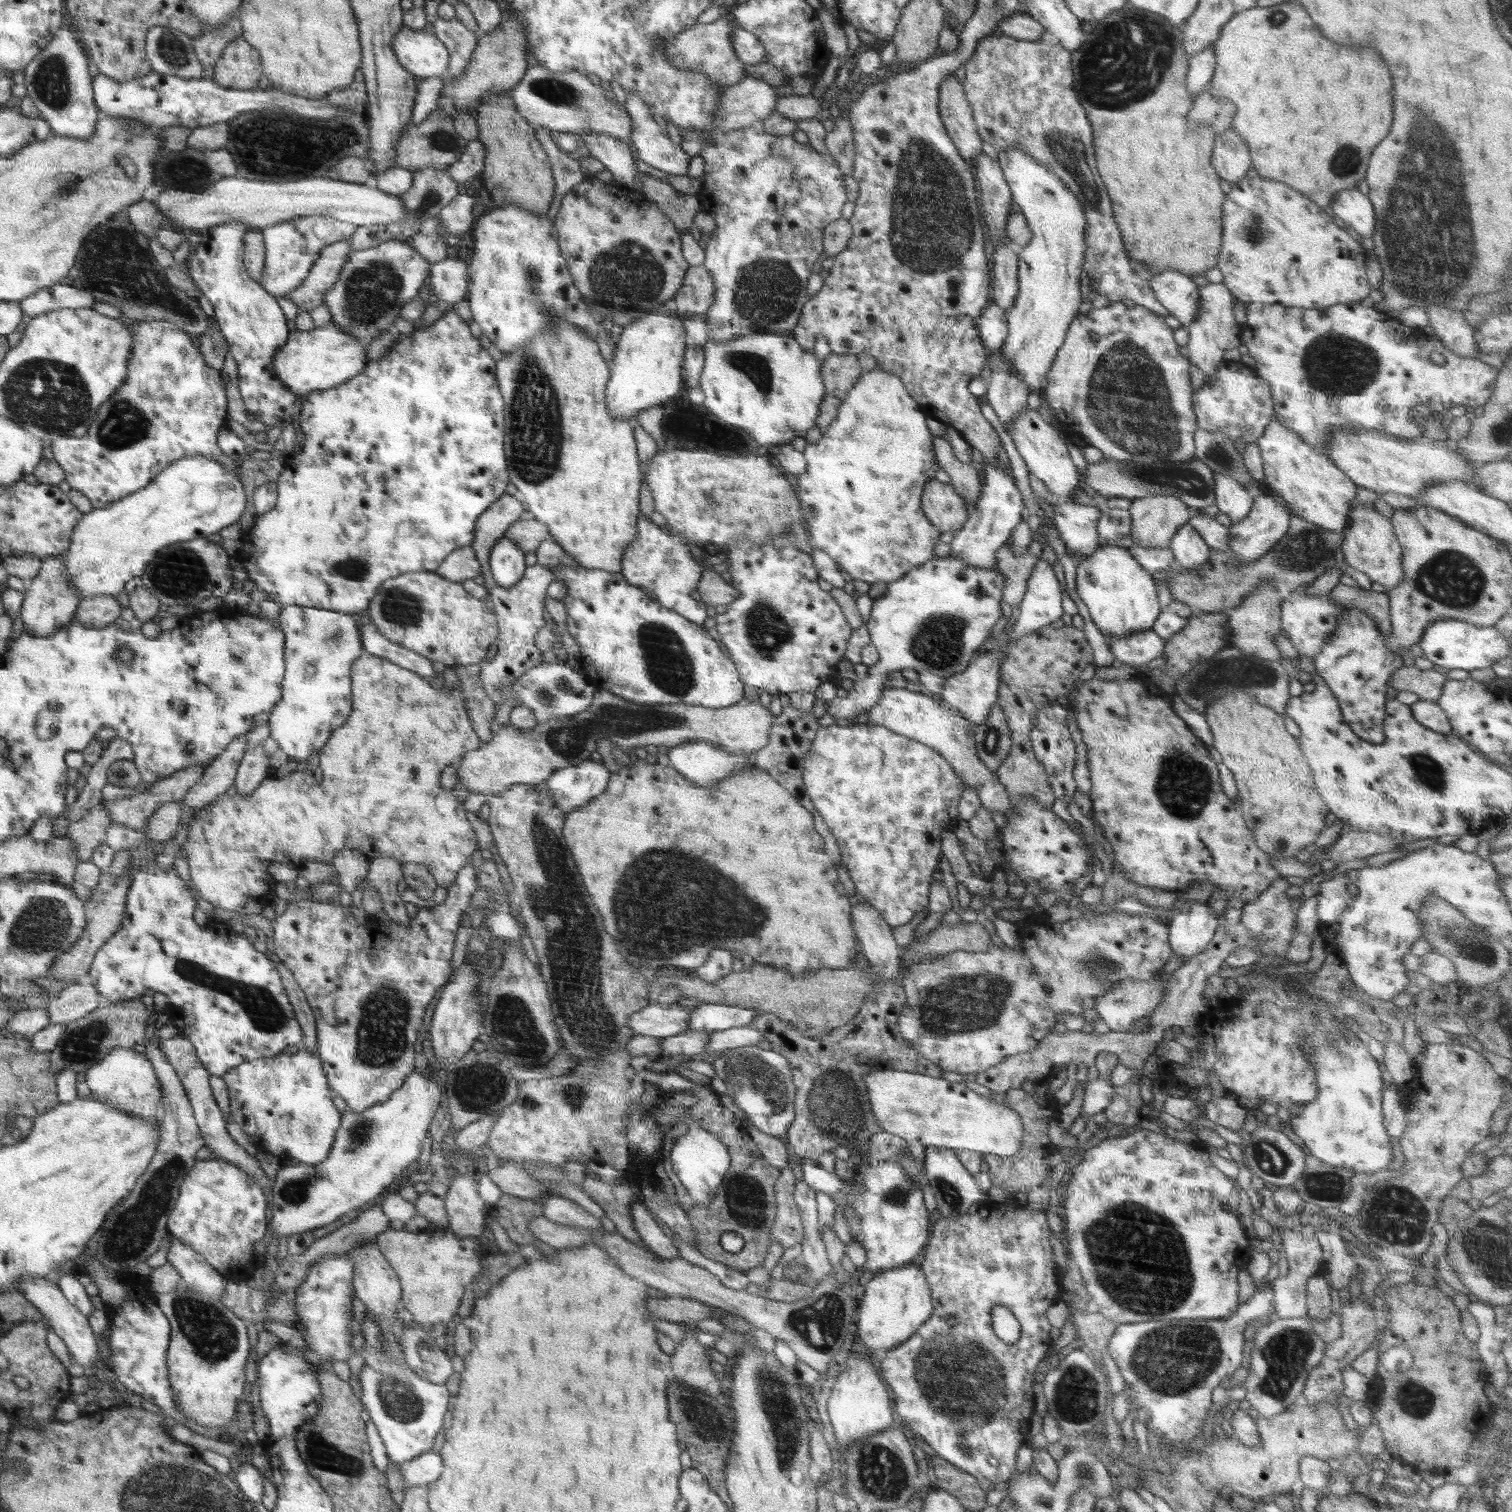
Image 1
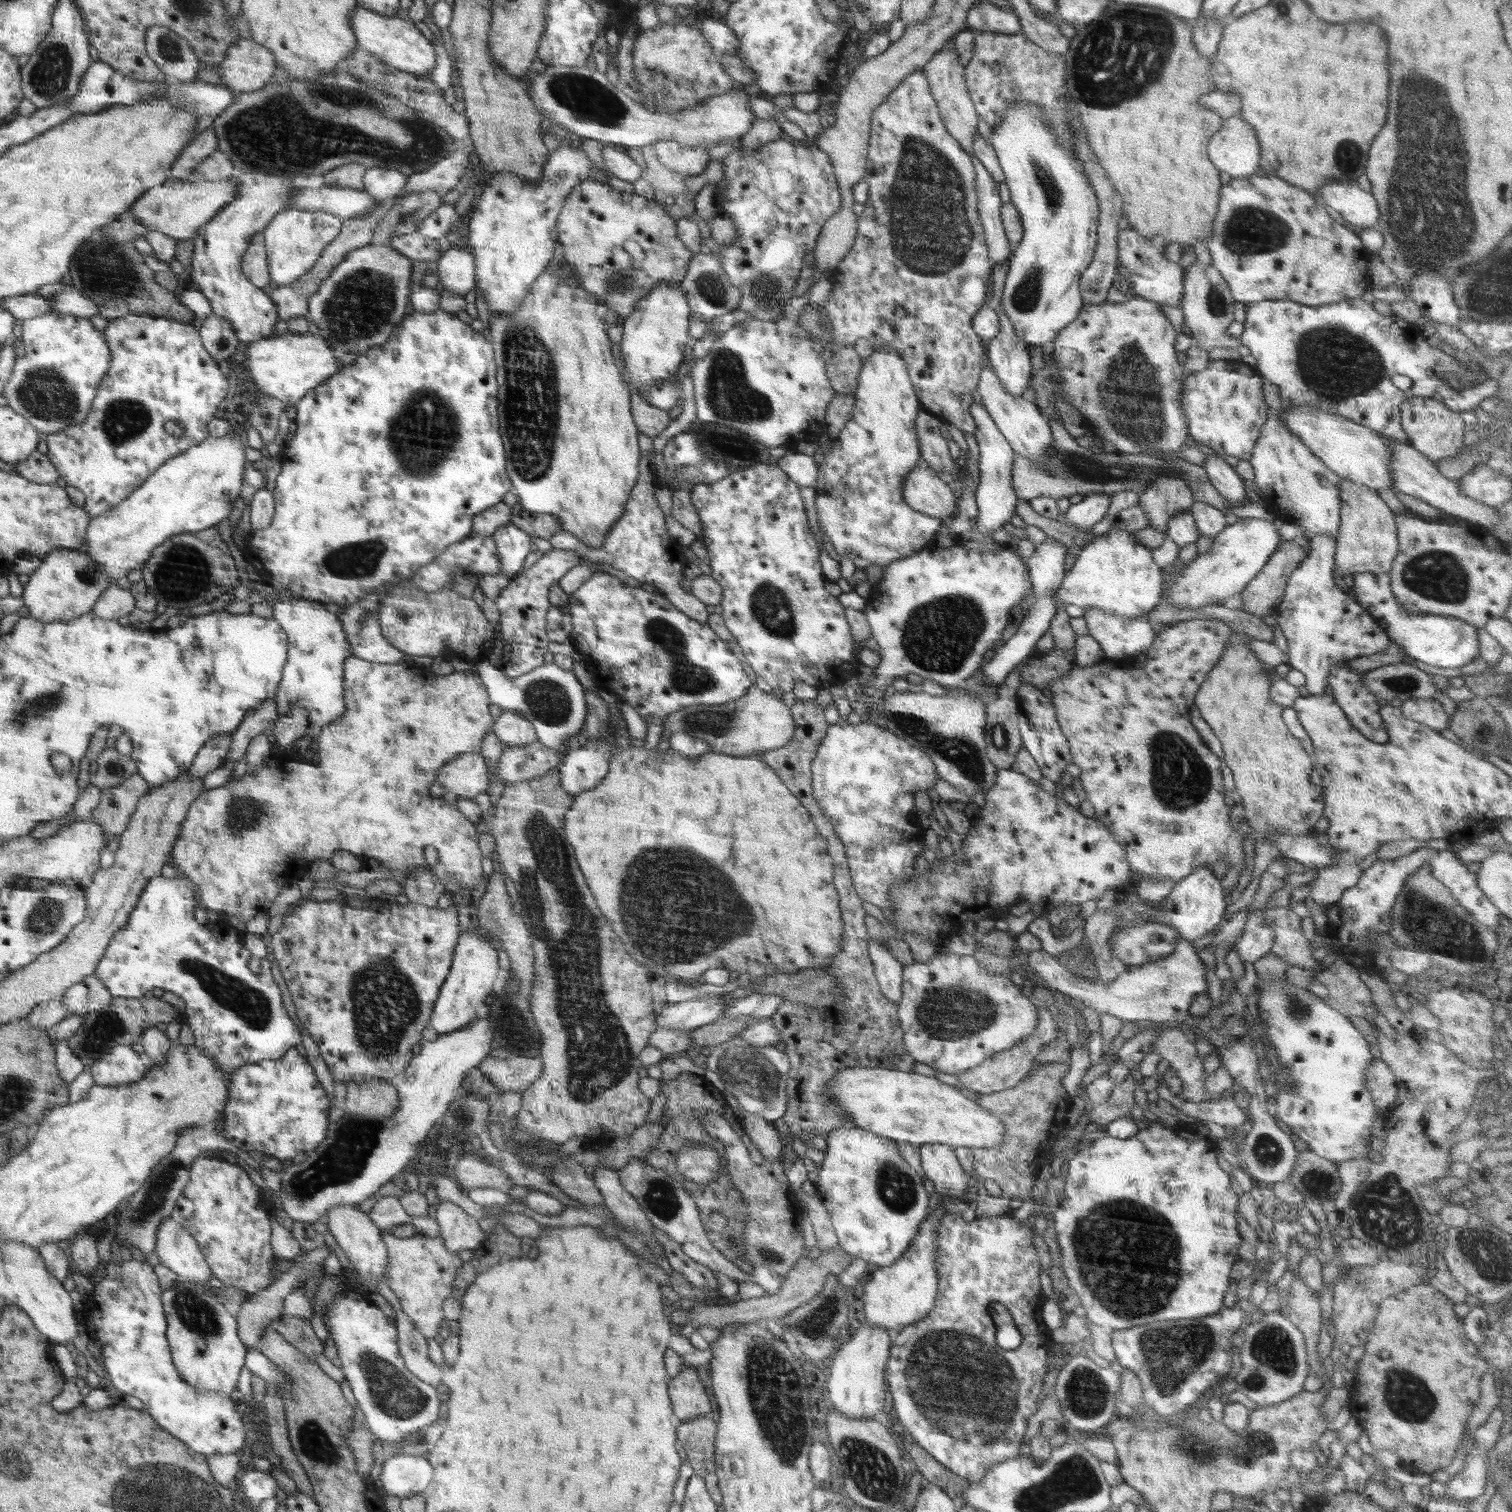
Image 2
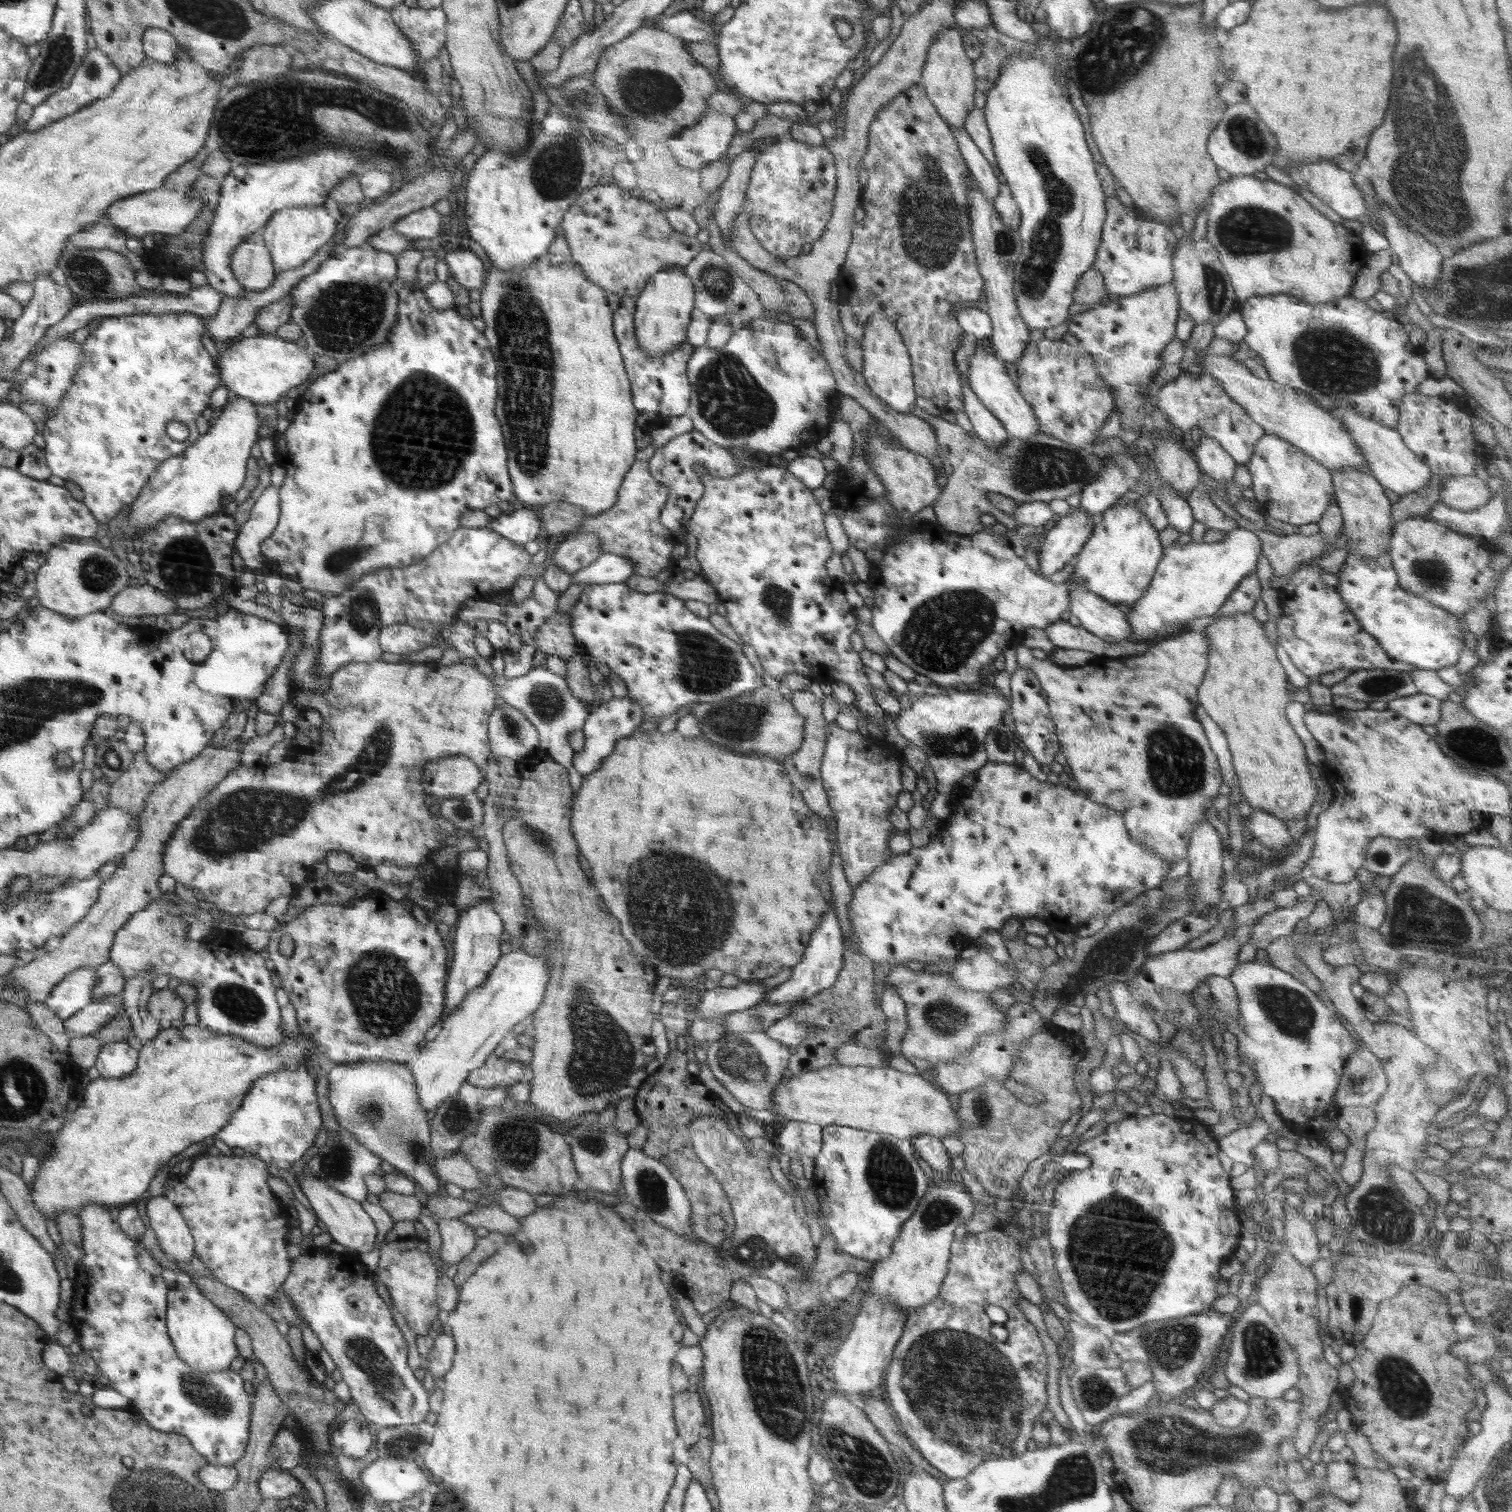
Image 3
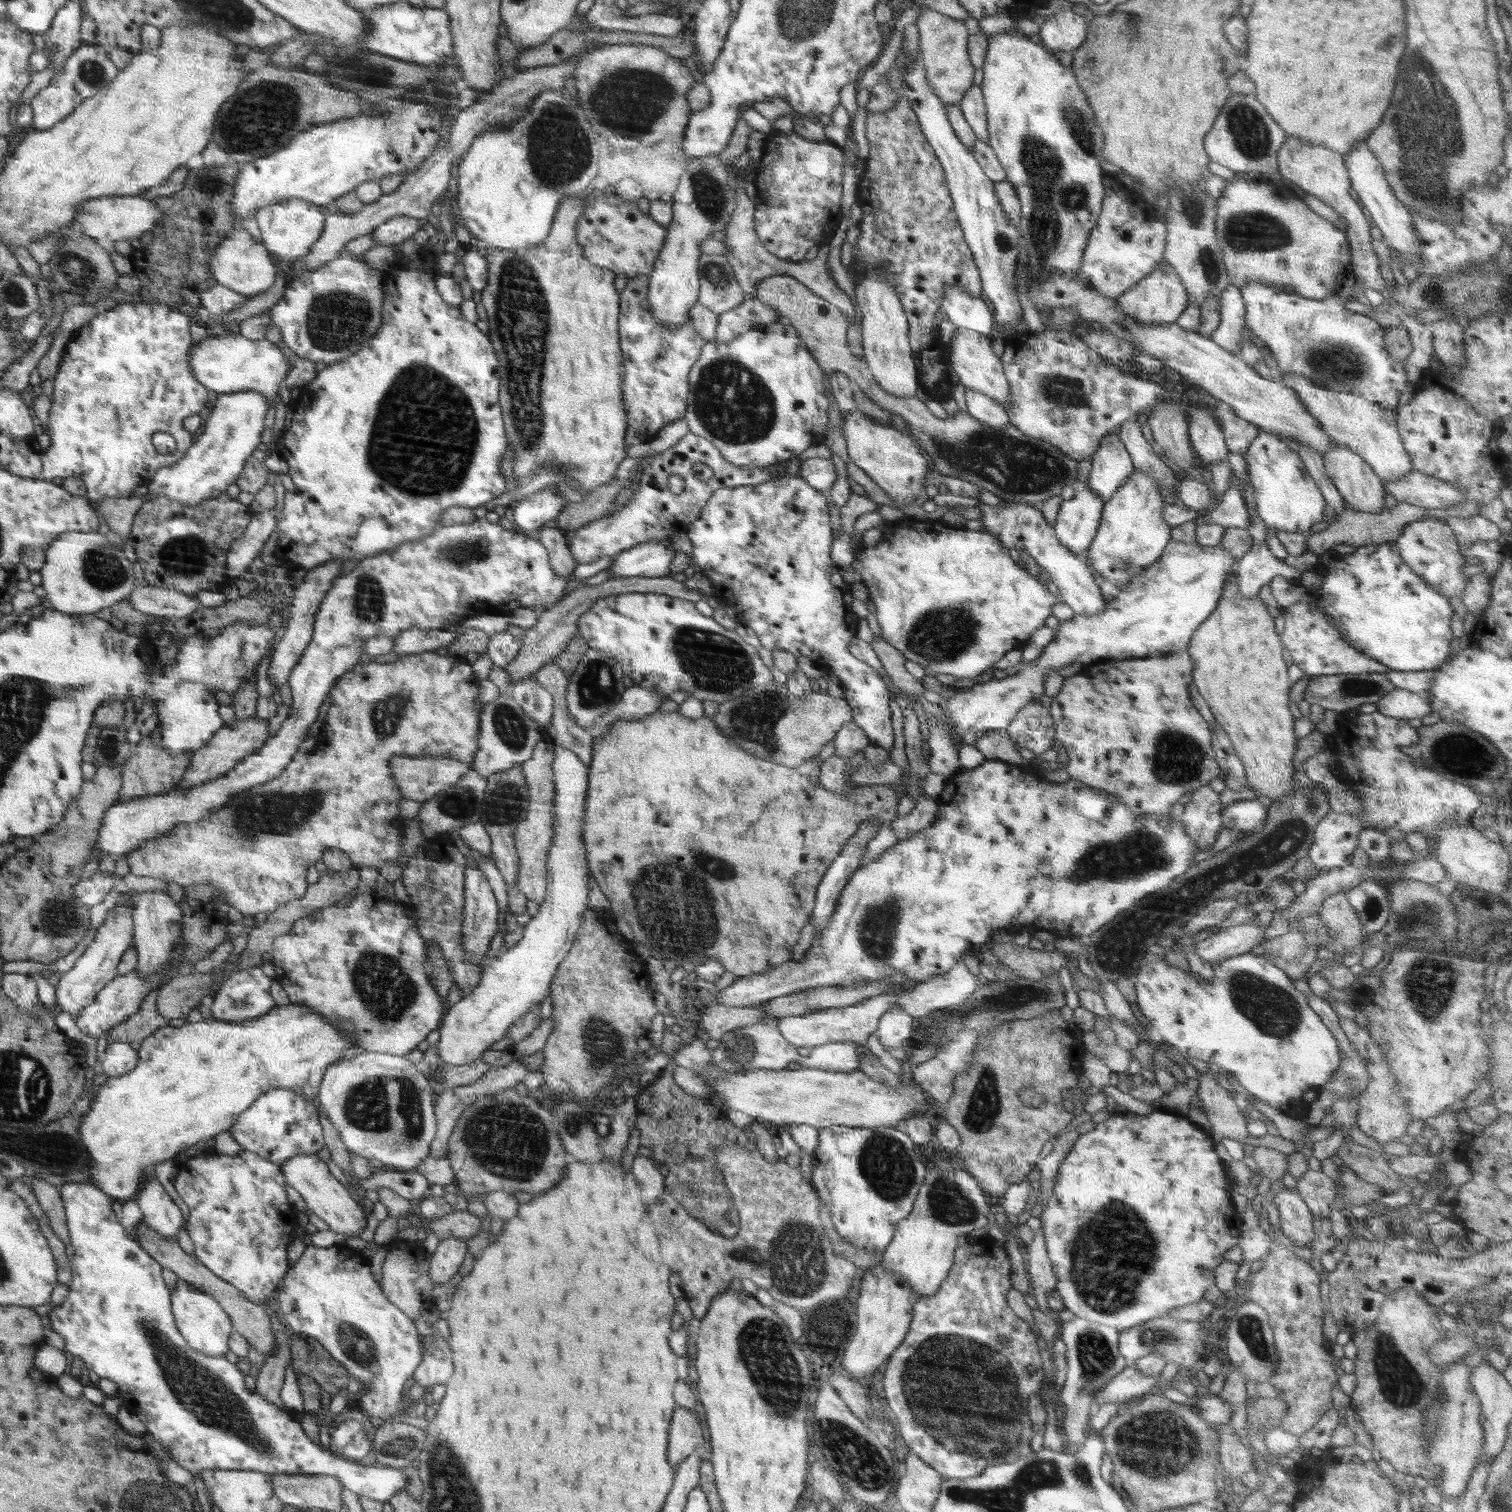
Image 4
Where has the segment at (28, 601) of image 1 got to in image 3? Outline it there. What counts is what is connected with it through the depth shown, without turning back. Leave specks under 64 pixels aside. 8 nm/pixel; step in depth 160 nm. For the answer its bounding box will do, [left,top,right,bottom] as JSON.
[35,538,128,618]

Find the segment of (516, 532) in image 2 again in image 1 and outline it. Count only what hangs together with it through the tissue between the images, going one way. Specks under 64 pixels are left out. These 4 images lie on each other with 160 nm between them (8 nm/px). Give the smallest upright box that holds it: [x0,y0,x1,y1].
[489,537,527,588]

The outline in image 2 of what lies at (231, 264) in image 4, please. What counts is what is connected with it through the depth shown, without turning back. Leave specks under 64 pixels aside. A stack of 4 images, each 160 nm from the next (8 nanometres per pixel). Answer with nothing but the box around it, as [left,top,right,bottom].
[242,233,271,289]

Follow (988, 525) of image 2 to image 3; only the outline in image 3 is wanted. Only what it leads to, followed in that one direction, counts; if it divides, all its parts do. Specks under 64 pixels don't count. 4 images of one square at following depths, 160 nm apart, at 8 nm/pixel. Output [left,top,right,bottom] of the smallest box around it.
[958,370,1010,447]

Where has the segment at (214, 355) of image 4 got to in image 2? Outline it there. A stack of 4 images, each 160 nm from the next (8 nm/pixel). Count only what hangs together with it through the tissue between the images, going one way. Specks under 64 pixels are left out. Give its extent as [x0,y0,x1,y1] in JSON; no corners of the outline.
[244,333,340,405]

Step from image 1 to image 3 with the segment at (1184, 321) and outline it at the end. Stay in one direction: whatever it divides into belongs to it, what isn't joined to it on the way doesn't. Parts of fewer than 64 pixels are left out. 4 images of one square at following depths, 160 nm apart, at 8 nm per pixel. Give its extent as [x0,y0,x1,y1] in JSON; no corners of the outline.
[1092,197,1177,299]

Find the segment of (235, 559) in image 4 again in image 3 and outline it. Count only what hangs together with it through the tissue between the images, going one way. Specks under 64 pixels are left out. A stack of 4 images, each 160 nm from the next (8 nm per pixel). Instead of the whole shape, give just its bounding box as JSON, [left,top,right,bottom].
[236,484,280,570]

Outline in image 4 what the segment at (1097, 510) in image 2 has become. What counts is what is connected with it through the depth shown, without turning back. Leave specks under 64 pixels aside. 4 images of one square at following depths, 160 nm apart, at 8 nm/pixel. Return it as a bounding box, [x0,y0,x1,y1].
[1085,433,1135,502]

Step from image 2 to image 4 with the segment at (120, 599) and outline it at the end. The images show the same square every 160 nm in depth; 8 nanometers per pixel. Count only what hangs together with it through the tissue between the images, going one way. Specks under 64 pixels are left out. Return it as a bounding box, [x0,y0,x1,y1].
[127,584,200,617]

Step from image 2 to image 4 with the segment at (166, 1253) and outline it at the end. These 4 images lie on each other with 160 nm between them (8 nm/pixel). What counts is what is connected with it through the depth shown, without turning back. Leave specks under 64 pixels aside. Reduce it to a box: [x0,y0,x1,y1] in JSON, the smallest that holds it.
[135,1177,184,1239]

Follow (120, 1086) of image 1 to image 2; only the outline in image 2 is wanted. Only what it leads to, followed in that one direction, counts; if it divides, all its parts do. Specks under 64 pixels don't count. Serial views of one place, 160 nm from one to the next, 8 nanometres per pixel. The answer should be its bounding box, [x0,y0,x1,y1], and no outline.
[90,1045,148,1086]

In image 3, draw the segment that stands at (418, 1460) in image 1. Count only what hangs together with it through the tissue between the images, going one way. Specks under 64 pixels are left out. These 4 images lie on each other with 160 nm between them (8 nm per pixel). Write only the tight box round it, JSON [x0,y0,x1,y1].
[360,1457,427,1505]

